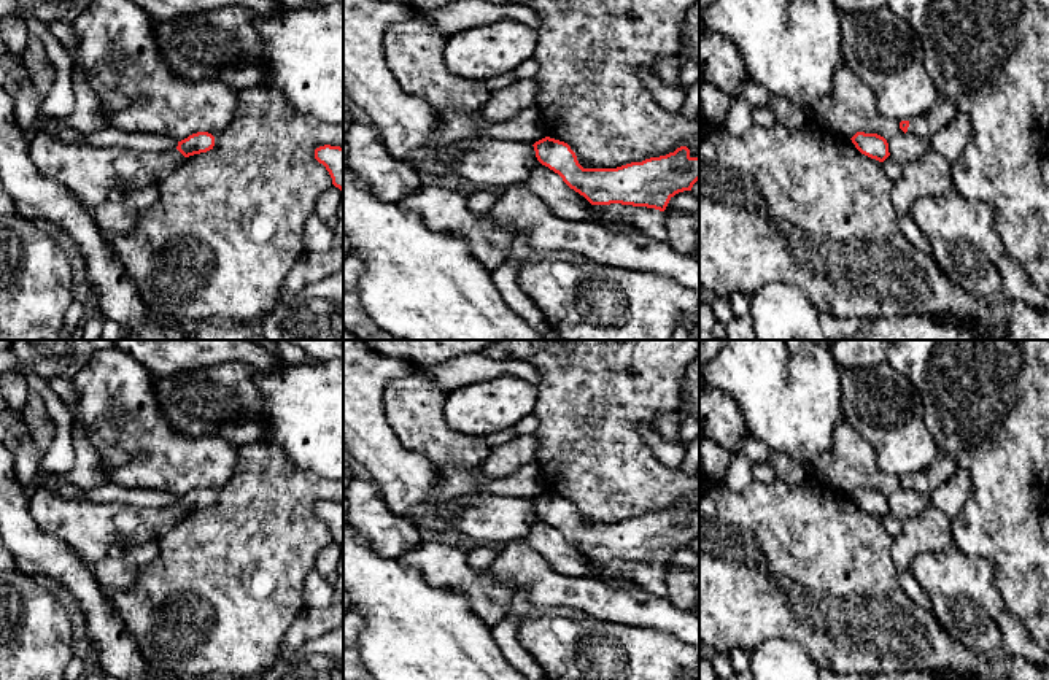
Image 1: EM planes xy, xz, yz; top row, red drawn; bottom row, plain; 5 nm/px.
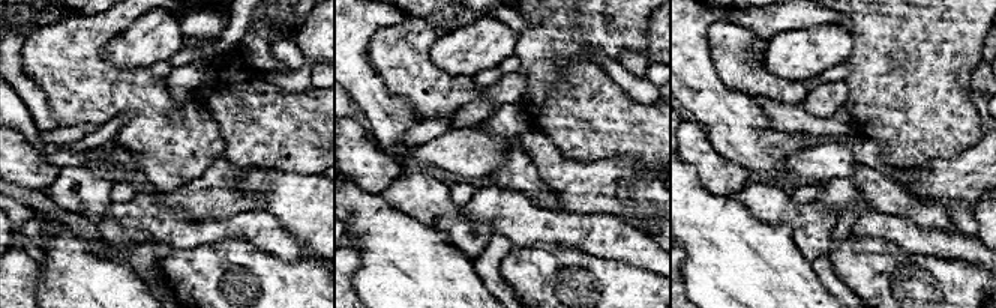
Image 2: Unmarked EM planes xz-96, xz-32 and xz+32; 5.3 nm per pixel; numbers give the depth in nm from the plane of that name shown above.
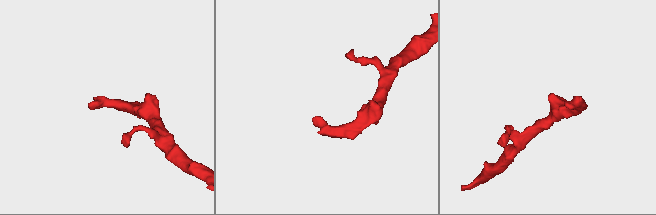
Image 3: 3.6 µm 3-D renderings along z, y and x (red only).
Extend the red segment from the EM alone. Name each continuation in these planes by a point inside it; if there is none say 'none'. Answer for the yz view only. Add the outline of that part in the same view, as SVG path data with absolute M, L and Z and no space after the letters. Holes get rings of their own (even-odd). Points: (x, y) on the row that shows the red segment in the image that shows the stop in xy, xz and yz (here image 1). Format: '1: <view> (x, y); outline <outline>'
1: yz (943, 110); outline M938 94L938 99L928 111L909 119L908 133L930 138L941 127L944 127L954 118L955 113L955 105L944 95Z

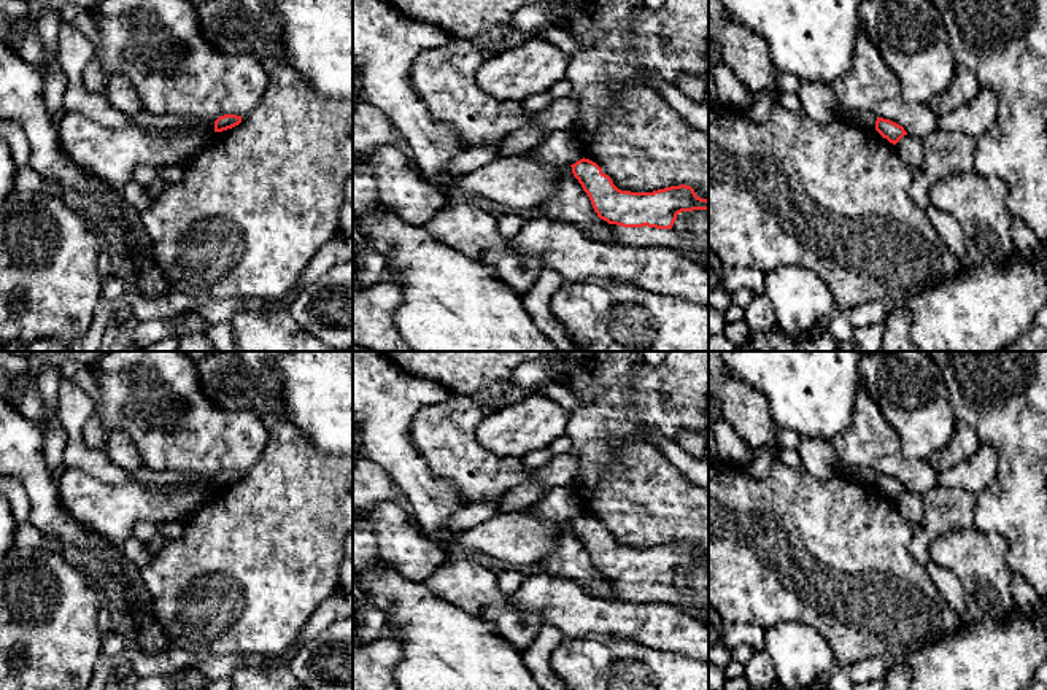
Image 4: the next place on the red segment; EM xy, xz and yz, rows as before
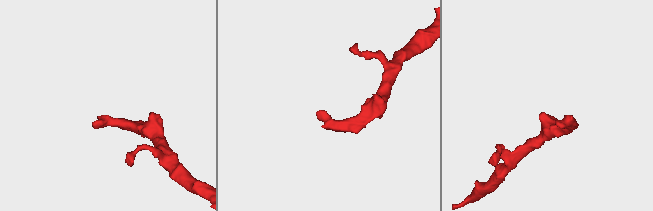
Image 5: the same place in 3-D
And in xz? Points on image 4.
1: xz (620, 236); outline M610 224L610 240L613 245L659 245L670 248L688 261L696 261L688 242L682 240L674 229L656 227L623 227Z

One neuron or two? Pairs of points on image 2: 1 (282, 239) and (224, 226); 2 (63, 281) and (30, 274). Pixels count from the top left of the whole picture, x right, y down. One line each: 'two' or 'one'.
1: one
2: two

